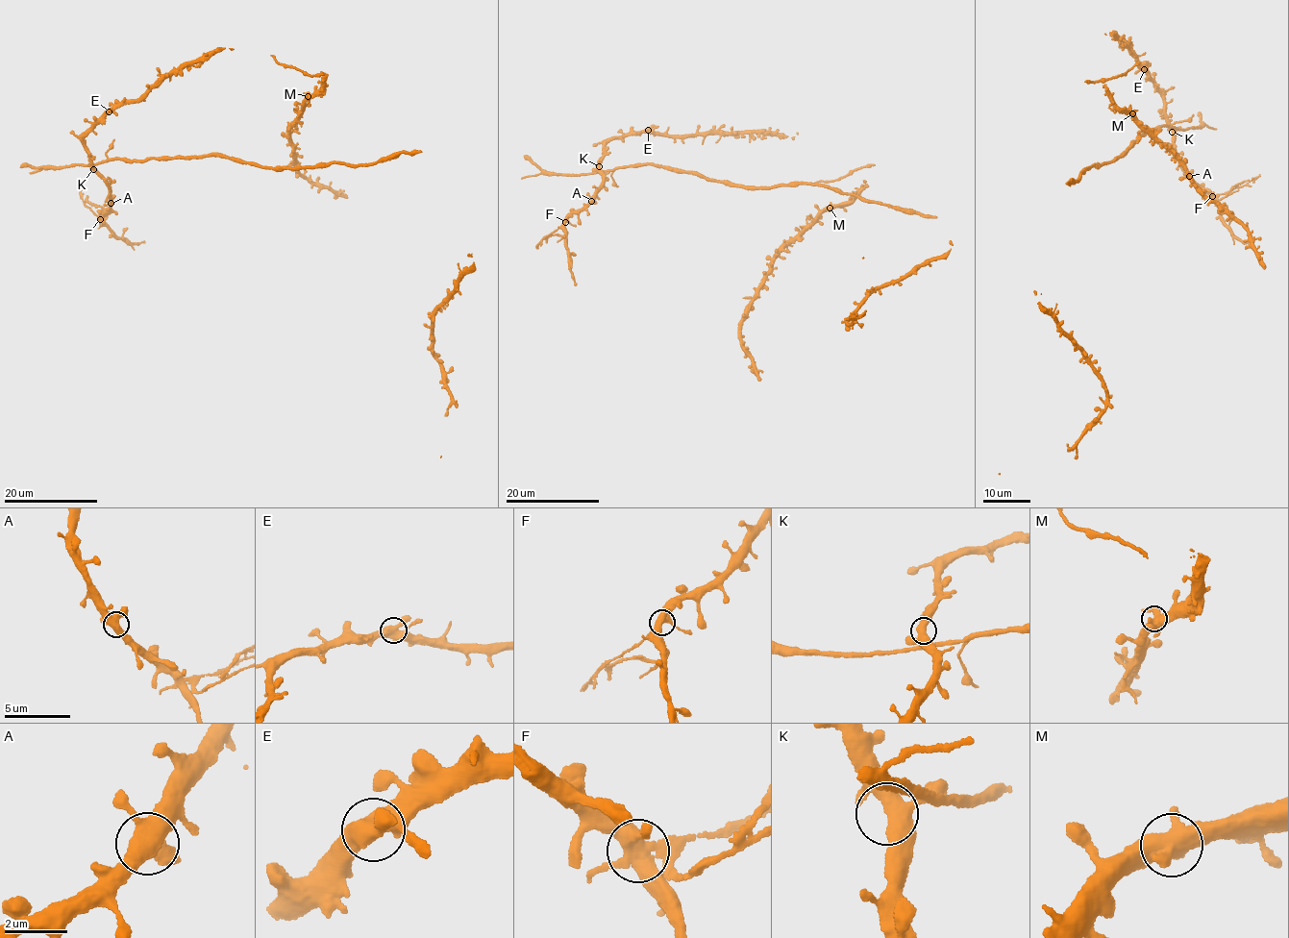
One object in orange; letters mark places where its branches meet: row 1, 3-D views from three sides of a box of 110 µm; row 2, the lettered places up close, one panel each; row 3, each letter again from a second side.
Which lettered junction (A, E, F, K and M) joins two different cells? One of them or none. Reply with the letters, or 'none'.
F

